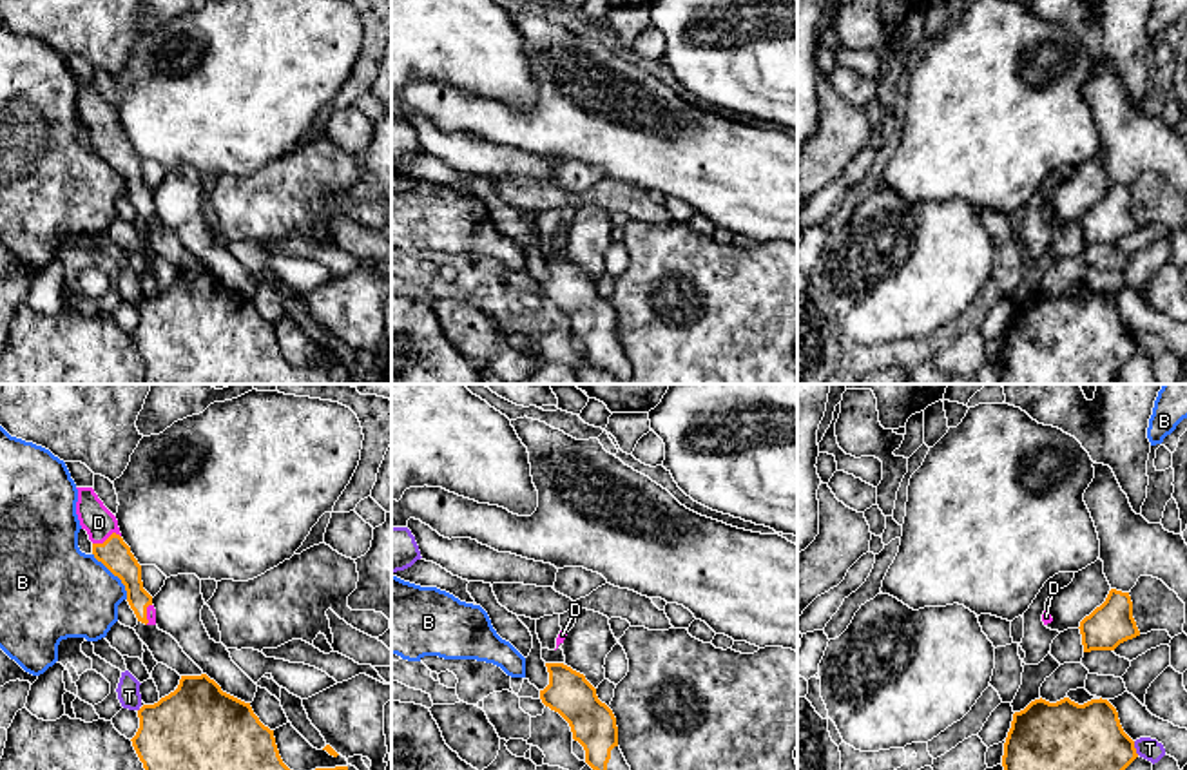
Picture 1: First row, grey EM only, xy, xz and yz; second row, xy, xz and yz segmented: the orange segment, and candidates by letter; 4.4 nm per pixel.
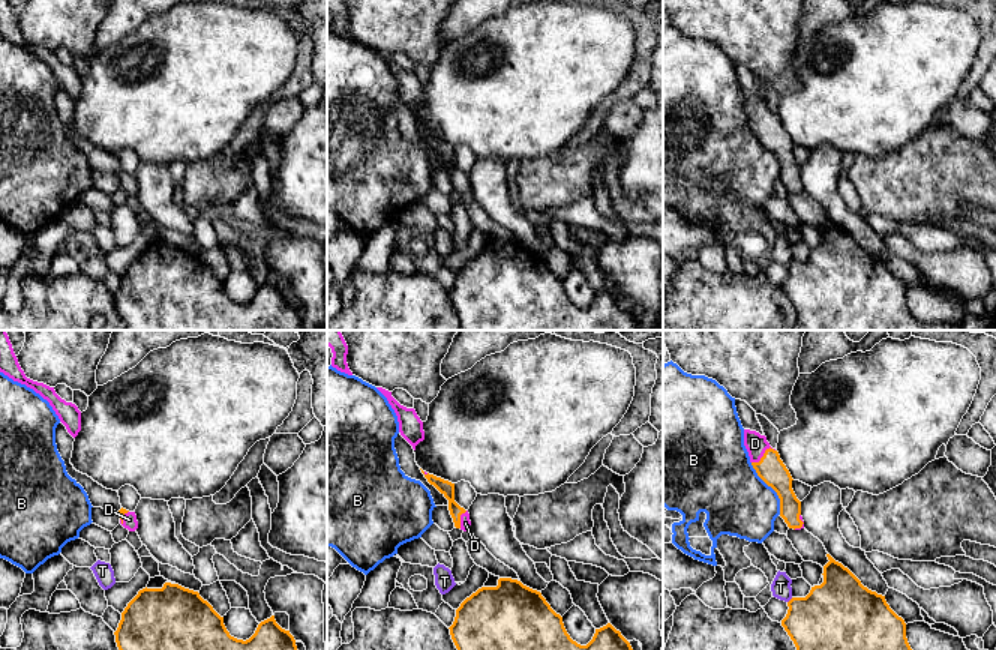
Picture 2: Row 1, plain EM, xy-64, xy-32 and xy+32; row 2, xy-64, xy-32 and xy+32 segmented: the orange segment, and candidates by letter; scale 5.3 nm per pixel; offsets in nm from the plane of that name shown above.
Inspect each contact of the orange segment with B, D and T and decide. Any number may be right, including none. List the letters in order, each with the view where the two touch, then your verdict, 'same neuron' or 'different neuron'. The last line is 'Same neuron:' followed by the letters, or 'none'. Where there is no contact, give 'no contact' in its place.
B: contact in xy; different neuron
D: contact in xy; same neuron
T: contact in yz; different neuron
Same neuron: D

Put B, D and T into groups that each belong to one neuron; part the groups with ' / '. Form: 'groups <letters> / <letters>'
groups B / D / T

